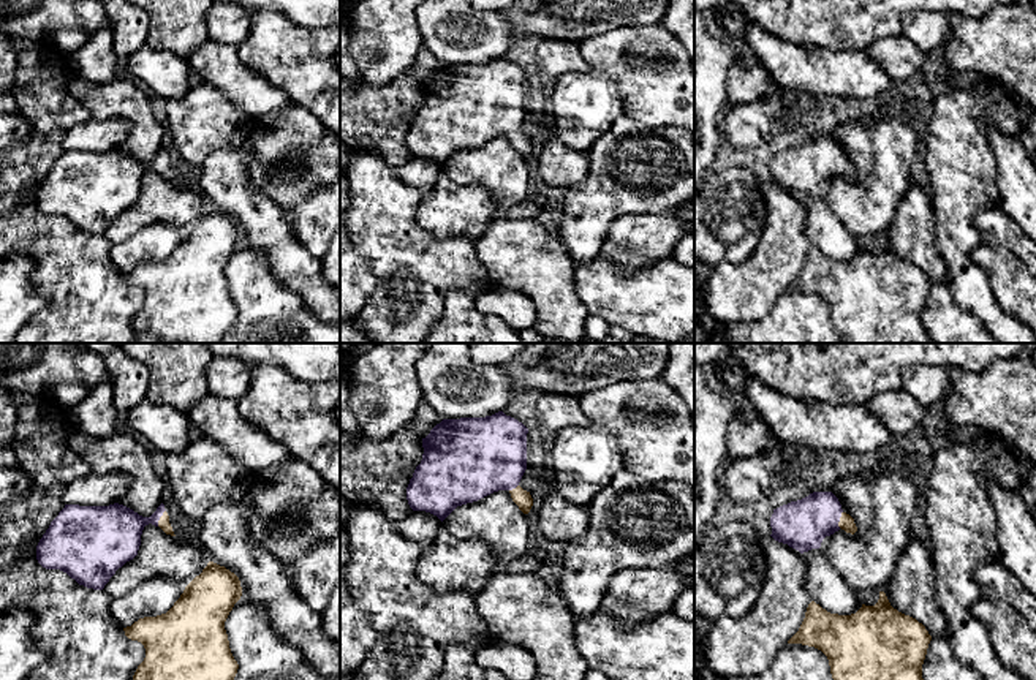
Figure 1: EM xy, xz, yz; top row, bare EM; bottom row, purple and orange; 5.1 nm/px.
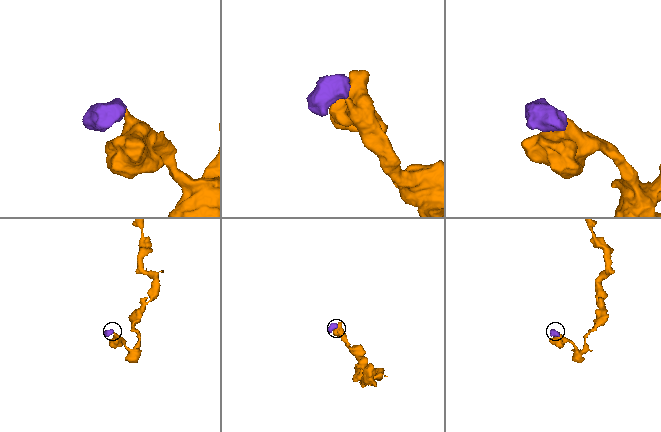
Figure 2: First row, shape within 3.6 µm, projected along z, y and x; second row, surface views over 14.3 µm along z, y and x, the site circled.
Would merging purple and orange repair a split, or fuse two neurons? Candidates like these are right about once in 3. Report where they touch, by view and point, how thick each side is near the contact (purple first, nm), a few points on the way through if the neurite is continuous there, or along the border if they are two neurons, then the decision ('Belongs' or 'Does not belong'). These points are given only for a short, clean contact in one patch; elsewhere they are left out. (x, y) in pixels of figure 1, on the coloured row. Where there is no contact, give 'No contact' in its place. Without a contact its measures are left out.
Touches purple at xy (160, 516). Thickness 280 nm (purple) against 60 nm. Path across: xy (114, 532), (119, 527), (160, 516), (163, 522). Belongs

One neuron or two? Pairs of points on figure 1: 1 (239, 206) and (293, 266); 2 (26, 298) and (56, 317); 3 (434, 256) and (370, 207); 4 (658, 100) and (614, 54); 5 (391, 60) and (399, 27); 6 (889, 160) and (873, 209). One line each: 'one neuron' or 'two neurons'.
1: one neuron
2: two neurons
3: one neuron
4: one neuron
5: one neuron
6: one neuron

